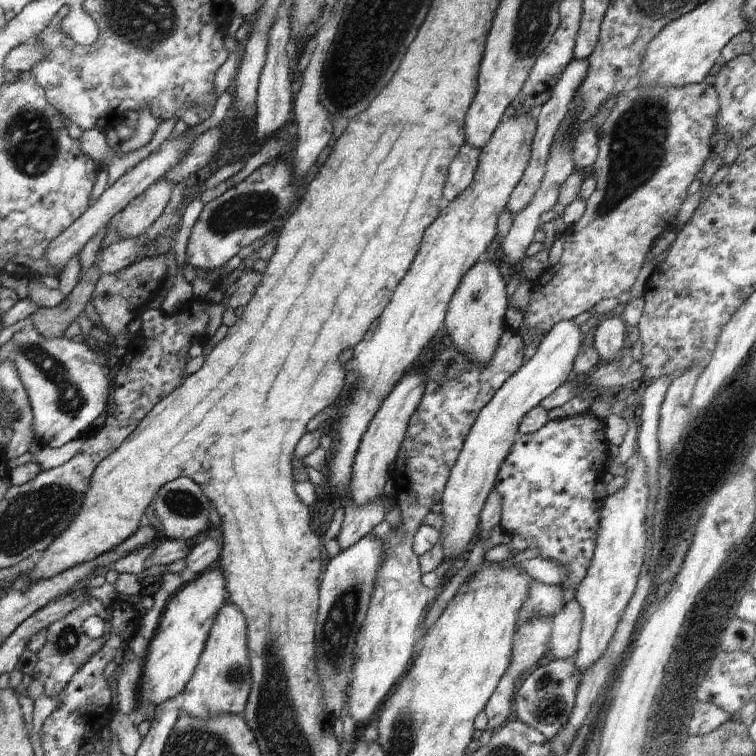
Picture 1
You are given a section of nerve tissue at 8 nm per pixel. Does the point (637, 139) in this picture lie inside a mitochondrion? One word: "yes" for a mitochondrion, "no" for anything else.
yes

